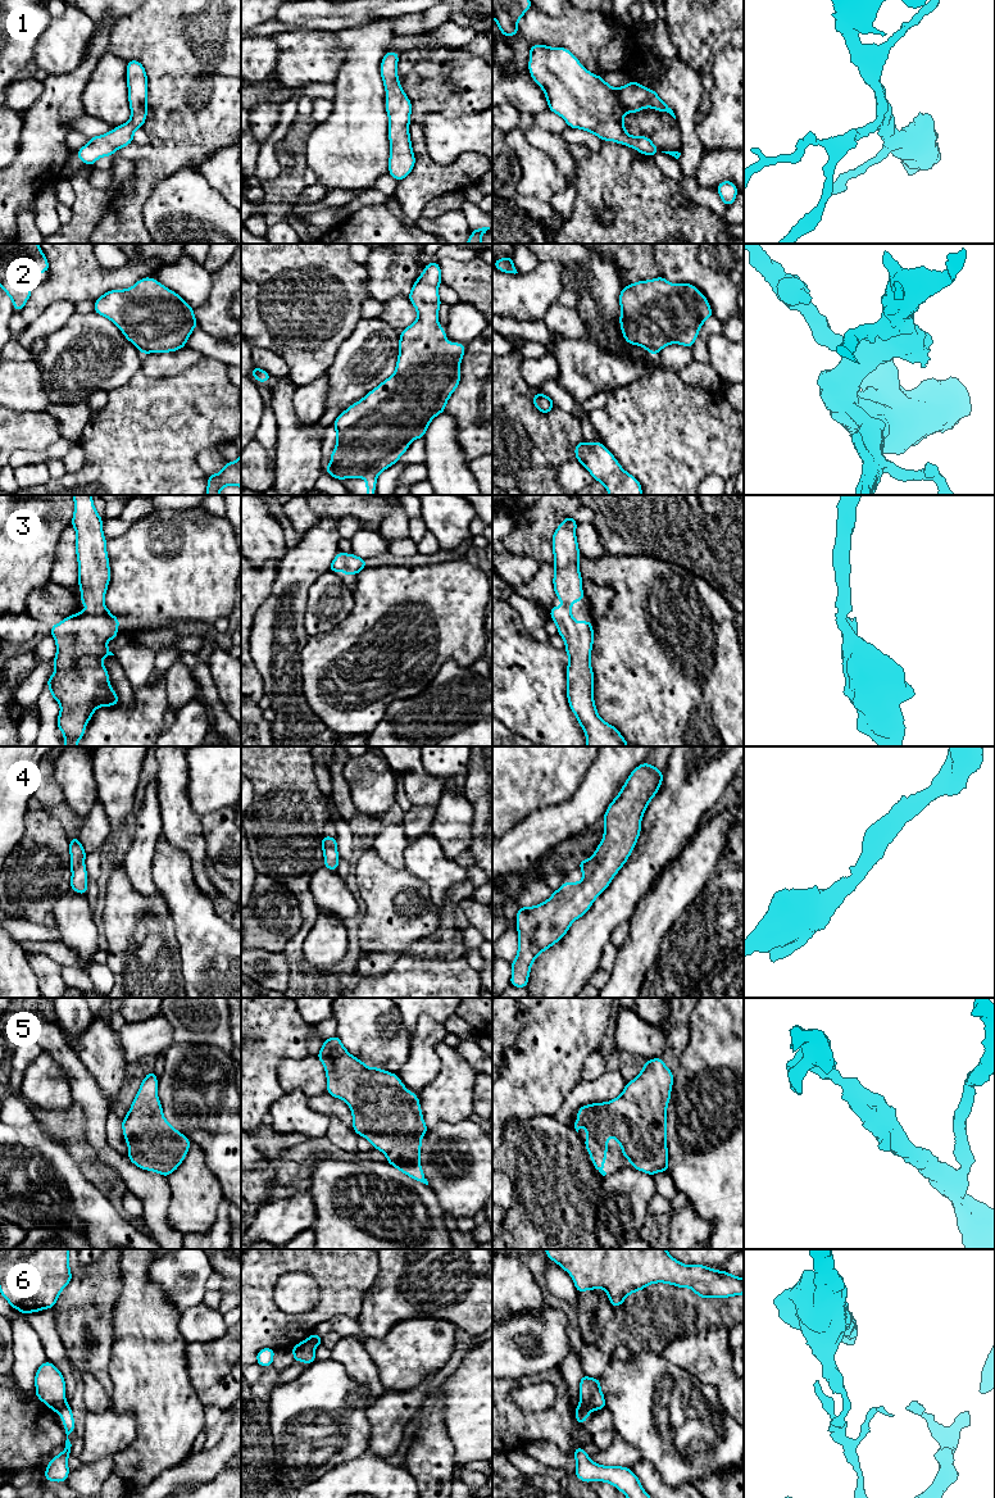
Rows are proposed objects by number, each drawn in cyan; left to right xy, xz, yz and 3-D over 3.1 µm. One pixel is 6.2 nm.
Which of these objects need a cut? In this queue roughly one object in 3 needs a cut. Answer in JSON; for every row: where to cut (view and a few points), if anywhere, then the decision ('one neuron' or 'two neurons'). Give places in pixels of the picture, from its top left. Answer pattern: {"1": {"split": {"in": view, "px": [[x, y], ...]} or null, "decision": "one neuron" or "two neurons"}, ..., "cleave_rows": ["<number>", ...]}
{"1": {"split": null, "decision": "one neuron"}, "2": {"split": null, "decision": "one neuron"}, "3": {"split": null, "decision": "one neuron"}, "4": {"split": null, "decision": "one neuron"}, "5": {"split": null, "decision": "one neuron"}, "6": {"split": {"in": "xy", "px": [[66, 1403], [59, 1413]]}, "decision": "two neurons"}, "cleave_rows": ["6"]}

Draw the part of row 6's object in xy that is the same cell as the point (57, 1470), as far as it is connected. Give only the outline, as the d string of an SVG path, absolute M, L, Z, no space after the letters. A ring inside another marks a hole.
M65 1404L62 1411L60 1411L60 1416L62 1416L62 1421L64 1424L64 1431L67 1434L67 1440L65 1440L65 1449L55 1456L54 1458L51 1458L51 1461L49 1462L46 1470L45 1470L45 1479L47 1481L58 1481L58 1483L63 1483L67 1480L68 1475L69 1475L69 1467L67 1465L67 1458L71 1457L71 1442L68 1439L68 1435L73 1431L76 1431L74 1429L74 1420L73 1420L73 1412L69 1407L69 1404Z

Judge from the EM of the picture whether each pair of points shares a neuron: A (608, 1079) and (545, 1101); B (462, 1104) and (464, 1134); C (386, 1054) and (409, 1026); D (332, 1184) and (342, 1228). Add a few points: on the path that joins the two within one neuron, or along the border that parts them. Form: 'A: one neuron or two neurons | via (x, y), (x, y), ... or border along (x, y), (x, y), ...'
A: two neurons | border along (582, 1079), (554, 1115)
B: two neurons | border along (468, 1119), (455, 1122), (439, 1122), (434, 1127)
C: two neurons | border along (399, 1011), (401, 1026), (410, 1035)
D: one neuron | via (342, 1194), (342, 1217)

